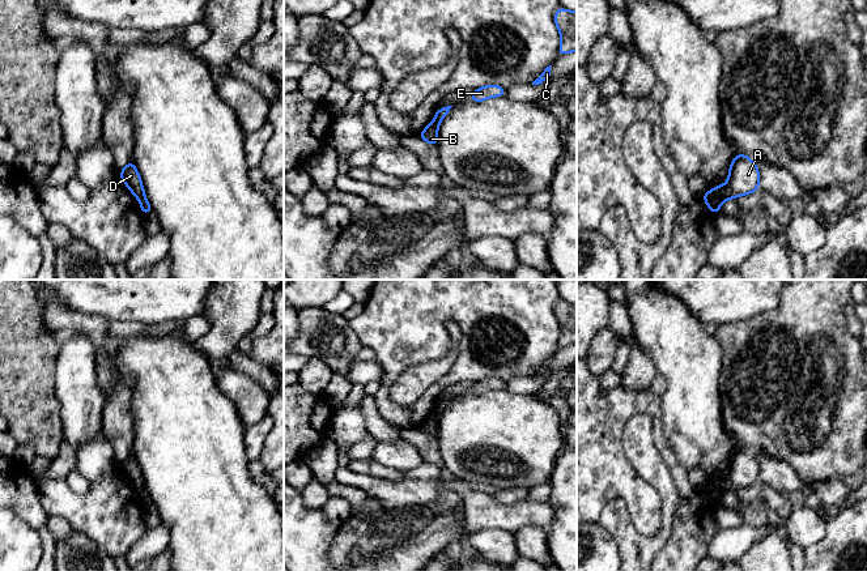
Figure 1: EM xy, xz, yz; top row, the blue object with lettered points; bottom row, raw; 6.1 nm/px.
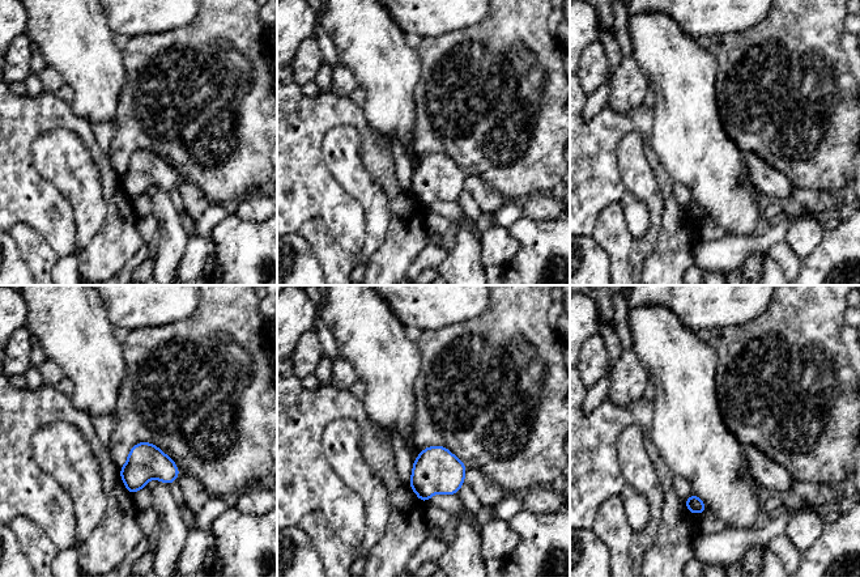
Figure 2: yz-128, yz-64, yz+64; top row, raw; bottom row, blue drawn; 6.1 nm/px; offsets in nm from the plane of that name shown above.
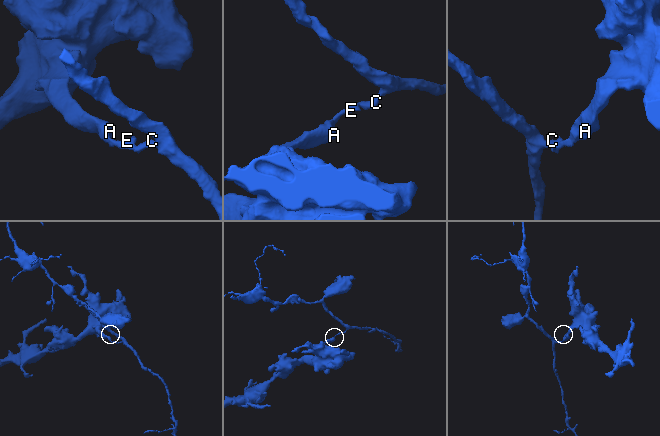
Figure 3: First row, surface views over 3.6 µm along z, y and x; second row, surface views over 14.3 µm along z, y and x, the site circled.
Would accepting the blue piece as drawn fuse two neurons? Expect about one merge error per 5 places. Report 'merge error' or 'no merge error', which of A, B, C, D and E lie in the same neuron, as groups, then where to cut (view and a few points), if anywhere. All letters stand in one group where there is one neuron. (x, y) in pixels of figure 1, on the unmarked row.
merge error | A B D / C E | yz (708, 485), (721, 495)

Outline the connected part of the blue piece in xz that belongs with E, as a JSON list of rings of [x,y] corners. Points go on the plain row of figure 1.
[[[485,378],[479,382],[475,382],[475,385],[468,391],[472,395],[483,395],[492,389],[505,389],[506,382],[498,378]]]

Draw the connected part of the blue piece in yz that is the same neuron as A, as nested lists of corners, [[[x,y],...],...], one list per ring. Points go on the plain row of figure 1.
[[[740,446],[731,455],[727,476],[713,480],[709,486],[722,497],[724,493],[756,485],[758,478],[758,460],[748,448]]]

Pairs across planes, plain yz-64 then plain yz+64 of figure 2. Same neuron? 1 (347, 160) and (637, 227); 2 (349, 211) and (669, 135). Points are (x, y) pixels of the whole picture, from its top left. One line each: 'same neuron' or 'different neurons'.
1: different neurons
2: different neurons

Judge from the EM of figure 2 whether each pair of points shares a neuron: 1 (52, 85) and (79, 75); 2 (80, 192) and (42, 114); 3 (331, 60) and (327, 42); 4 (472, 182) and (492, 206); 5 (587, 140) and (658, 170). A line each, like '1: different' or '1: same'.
1: different
2: different
3: same
4: same
5: same

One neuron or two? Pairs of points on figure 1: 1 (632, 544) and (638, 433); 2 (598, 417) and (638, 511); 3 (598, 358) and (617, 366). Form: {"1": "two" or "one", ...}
{"1": "one", "2": "one", "3": "two"}

